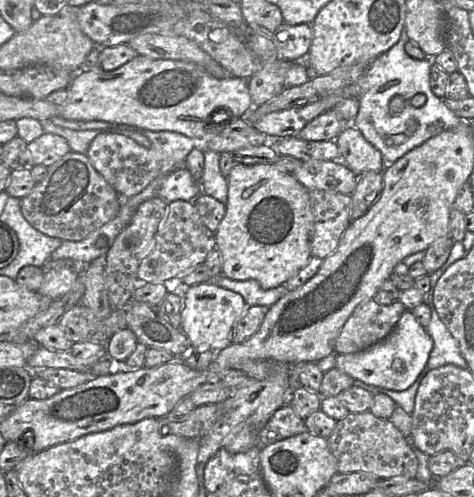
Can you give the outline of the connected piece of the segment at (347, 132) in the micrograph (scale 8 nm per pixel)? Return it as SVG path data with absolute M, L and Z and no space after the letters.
M352 124L345 126L335 142L340 152L340 160L356 175L384 170L386 164L381 152Z

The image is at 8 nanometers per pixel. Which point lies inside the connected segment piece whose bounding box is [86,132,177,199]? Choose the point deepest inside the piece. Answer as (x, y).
(128, 167)

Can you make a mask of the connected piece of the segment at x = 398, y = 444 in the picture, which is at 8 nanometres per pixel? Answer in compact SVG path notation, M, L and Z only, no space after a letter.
M370 411L348 413L337 421L327 438L328 446L336 459L337 473L369 472L378 479L403 476L415 478L418 459L407 444L402 432L388 419L378 418Z

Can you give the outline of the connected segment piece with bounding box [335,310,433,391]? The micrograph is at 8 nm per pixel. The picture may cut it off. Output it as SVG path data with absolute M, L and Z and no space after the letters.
M406 310L391 333L382 341L360 352L336 354L335 367L365 384L404 391L415 382L424 369L432 348L433 339L426 328L418 322L410 310Z

